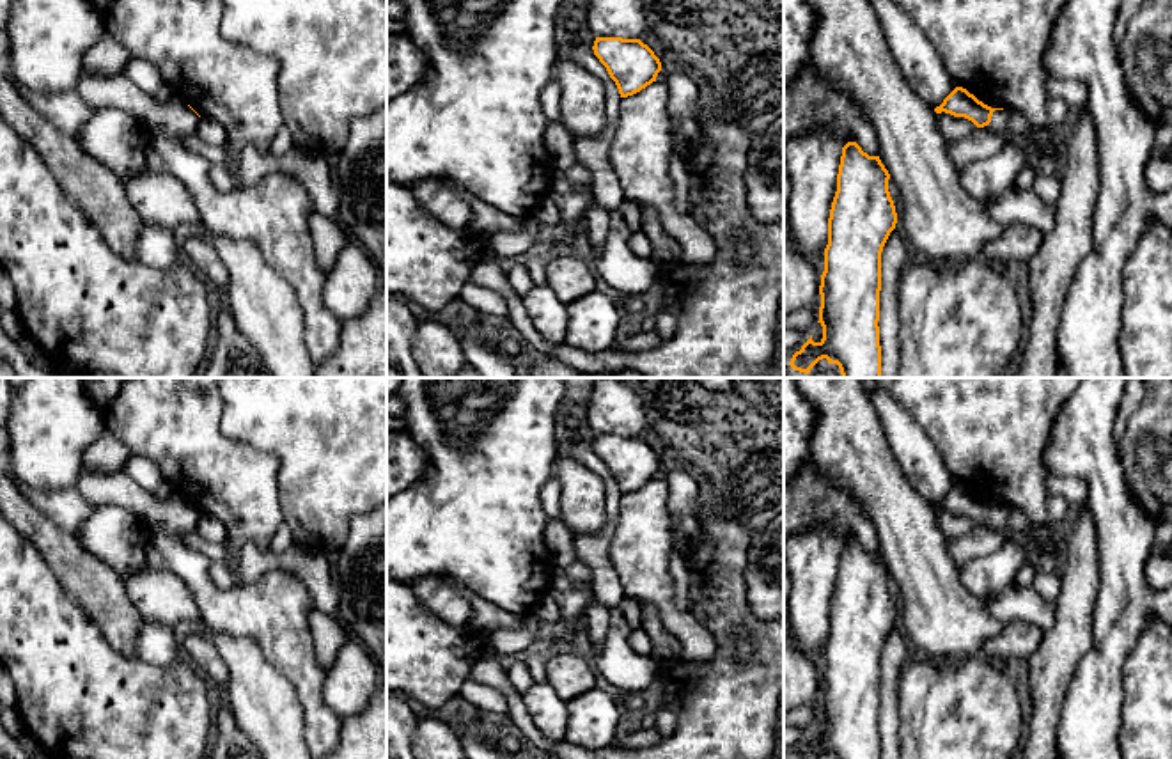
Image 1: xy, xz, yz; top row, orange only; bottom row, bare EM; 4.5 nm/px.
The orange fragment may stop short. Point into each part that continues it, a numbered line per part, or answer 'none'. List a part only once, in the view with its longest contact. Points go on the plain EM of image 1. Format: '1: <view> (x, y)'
1: yz (999, 520)

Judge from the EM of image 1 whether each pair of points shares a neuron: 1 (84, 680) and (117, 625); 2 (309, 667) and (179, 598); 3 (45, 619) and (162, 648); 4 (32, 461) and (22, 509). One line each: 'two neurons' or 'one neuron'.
1: two neurons
2: two neurons
3: two neurons
4: two neurons

